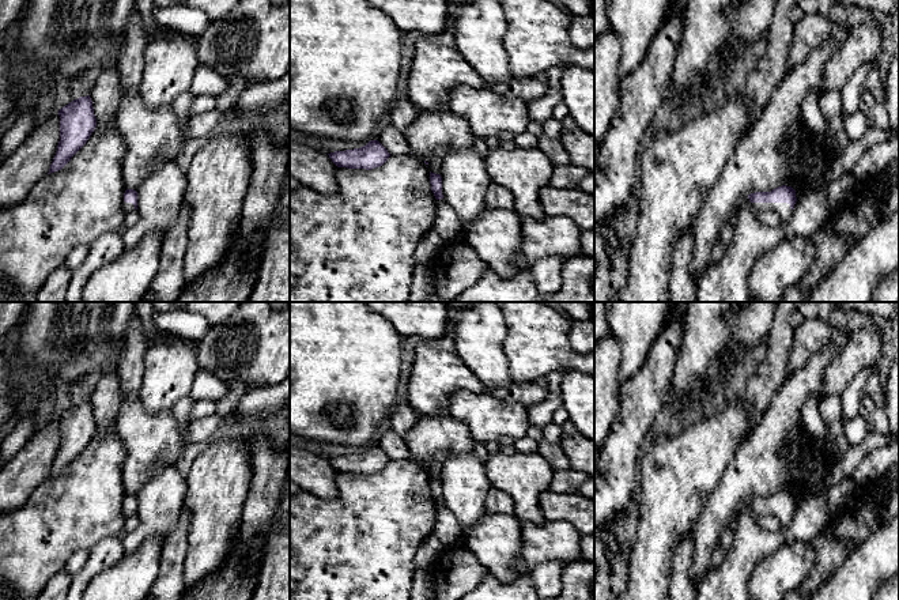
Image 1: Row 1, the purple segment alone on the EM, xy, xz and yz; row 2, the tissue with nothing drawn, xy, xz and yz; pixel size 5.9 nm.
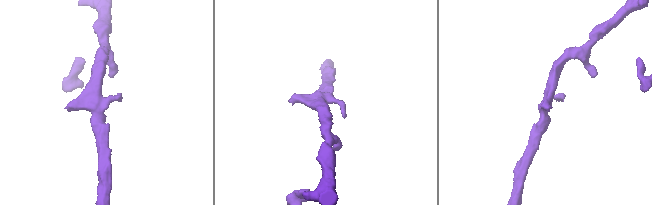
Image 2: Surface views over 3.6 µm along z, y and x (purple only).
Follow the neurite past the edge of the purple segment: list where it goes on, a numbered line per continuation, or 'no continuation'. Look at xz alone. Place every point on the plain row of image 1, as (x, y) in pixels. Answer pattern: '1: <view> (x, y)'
no continuation

